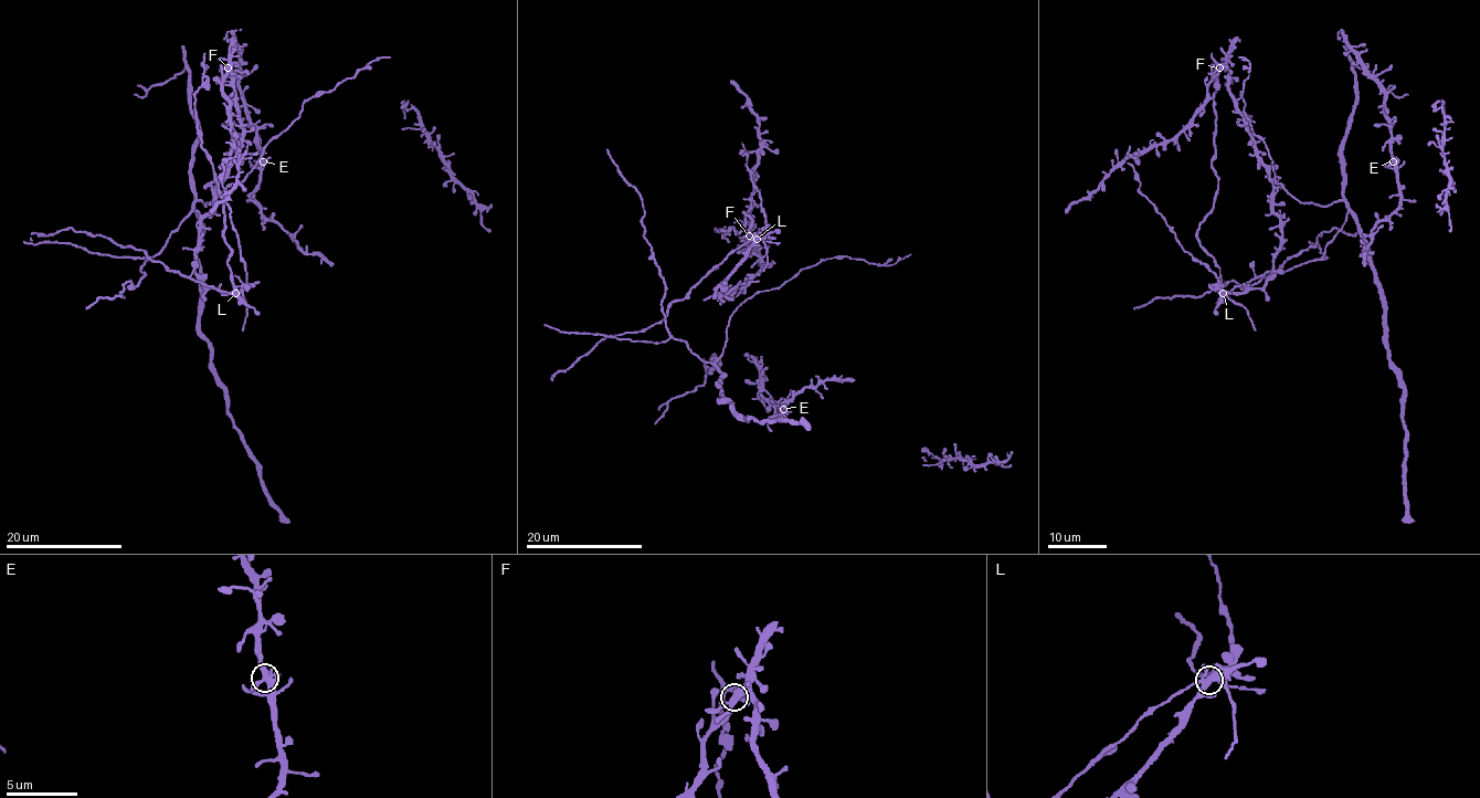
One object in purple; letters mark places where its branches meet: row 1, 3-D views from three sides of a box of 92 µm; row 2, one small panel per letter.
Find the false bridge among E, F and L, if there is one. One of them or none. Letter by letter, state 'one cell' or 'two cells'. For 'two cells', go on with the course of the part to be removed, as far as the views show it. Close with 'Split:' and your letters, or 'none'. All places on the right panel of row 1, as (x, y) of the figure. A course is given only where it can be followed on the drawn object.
E: one cell
F: one cell
L: two cells; foreign part runs (1223, 292), (1276, 271), (1315, 244), (1320, 234), (1333, 228), (1352, 235), (1360, 232), (1365, 240)
Split: L

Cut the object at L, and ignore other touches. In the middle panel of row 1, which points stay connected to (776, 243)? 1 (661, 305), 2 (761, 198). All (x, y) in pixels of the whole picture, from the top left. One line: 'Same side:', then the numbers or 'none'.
Same side: 2

